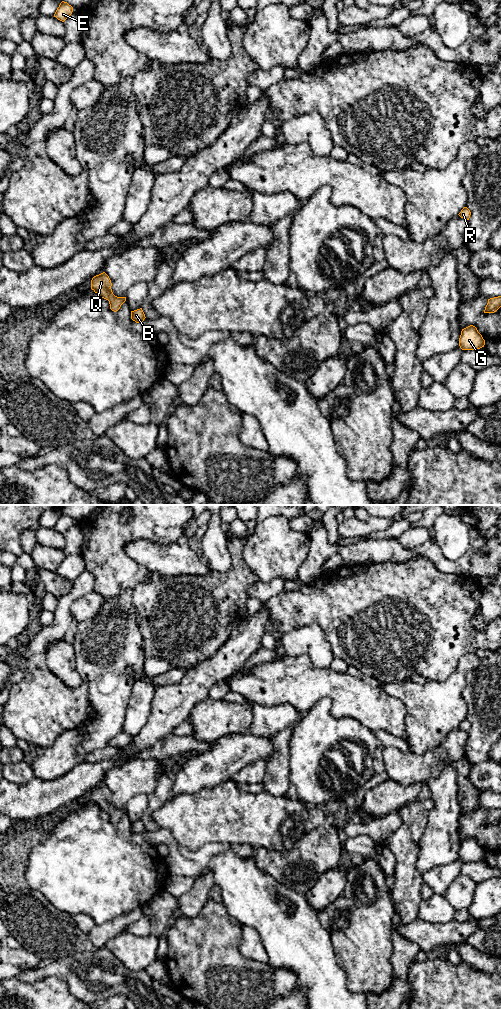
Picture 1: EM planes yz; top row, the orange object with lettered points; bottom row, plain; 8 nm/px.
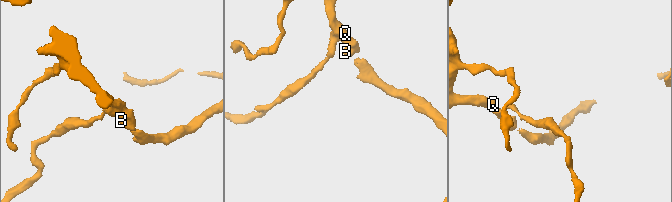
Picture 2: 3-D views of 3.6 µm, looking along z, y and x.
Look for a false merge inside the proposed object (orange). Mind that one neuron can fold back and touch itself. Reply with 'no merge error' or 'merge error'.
no merge error

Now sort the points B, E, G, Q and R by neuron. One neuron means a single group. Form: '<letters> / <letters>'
B E G Q R

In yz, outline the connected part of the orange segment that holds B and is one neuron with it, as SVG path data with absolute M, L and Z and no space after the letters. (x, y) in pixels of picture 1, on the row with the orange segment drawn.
M142 308L131 311L131 319L135 321L136 323L143 323L145 318L146 317Z

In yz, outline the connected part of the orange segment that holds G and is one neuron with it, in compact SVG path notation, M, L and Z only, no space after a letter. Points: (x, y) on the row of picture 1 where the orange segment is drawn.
M470 325L461 331L459 346L462 350L476 350L484 347L485 340L477 328Z

